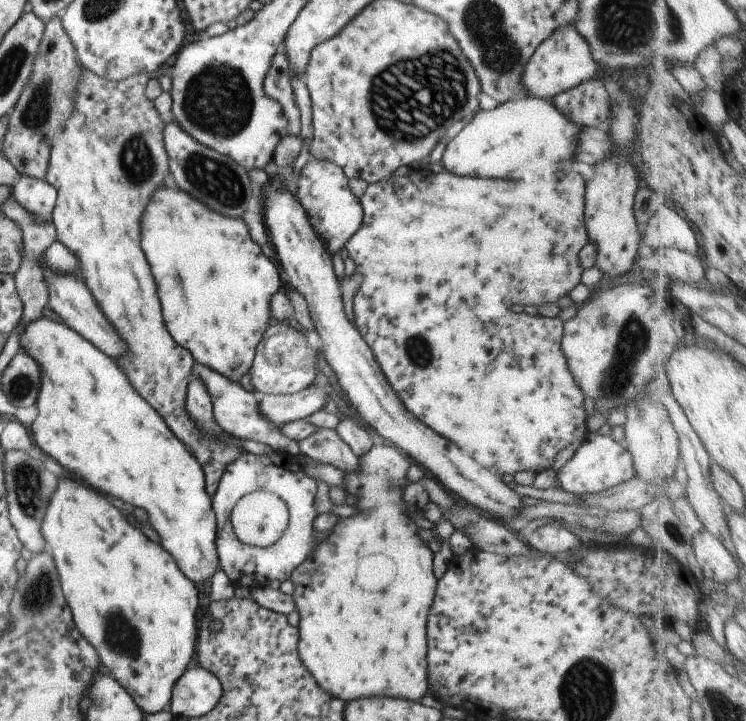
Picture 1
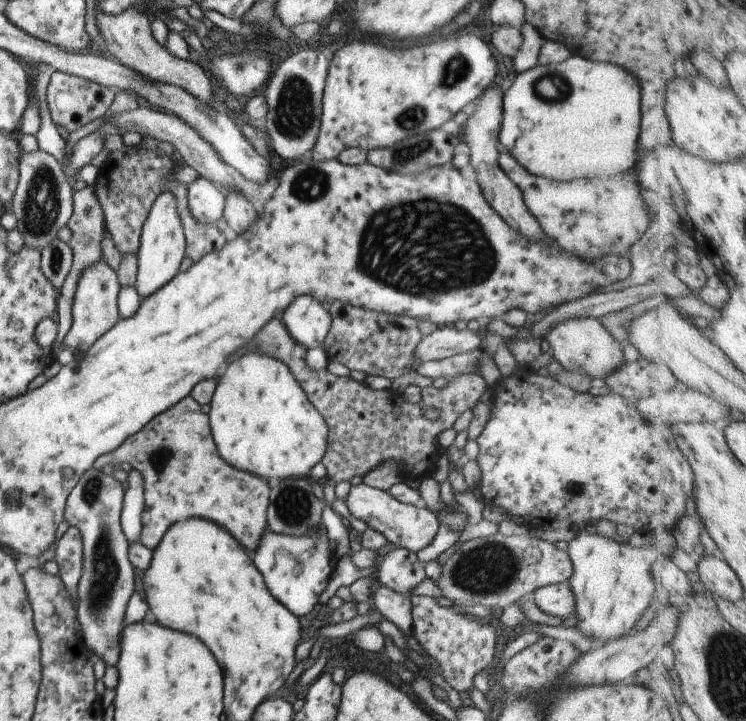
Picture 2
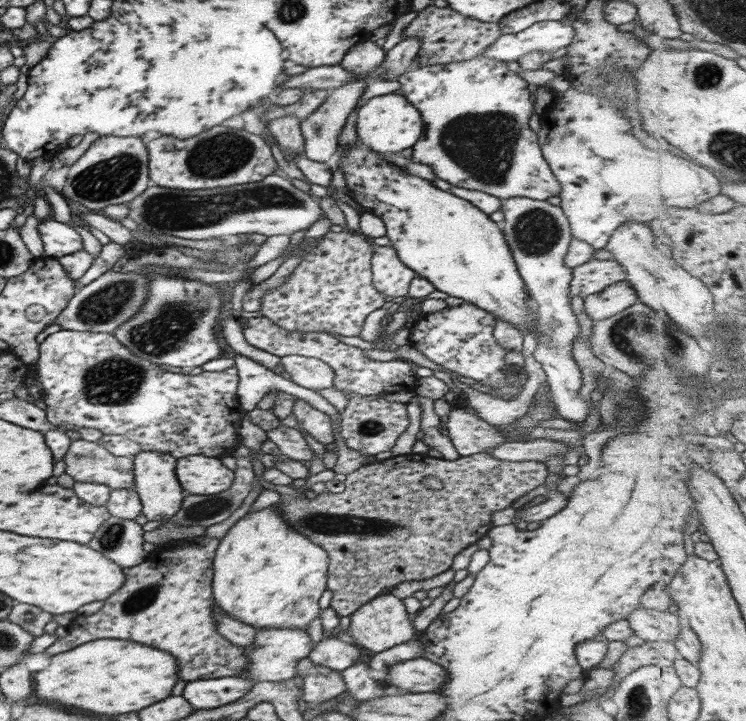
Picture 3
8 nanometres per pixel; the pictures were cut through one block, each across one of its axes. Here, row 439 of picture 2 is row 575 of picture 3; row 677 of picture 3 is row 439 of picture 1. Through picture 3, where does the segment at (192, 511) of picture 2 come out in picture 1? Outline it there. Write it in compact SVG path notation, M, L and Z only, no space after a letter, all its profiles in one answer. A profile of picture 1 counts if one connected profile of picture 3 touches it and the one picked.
M82 68L82 78L74 94L74 112L68 118L66 126L52 138L50 160L45 180L56 187L57 199L52 211L52 221L56 229L57 239L76 254L78 270L84 278L88 290L96 298L100 310L106 320L114 326L118 336L128 344L126 356L114 358L118 366L124 370L126 378L134 386L134 390L166 420L168 428L180 438L206 474L206 492L212 496L216 492L218 482L226 466L234 462L244 450L234 442L224 442L212 432L202 432L186 412L188 385L192 382L192 368L195 360L192 353L176 344L162 320L160 300L156 282L152 278L150 266L146 262L144 252L140 250L140 218L152 200L156 188L171 182L168 155L164 144L164 126L166 118L156 110L154 102L146 94L149 81L147 74L136 74L124 80L114 82L96 76L92 70Z

